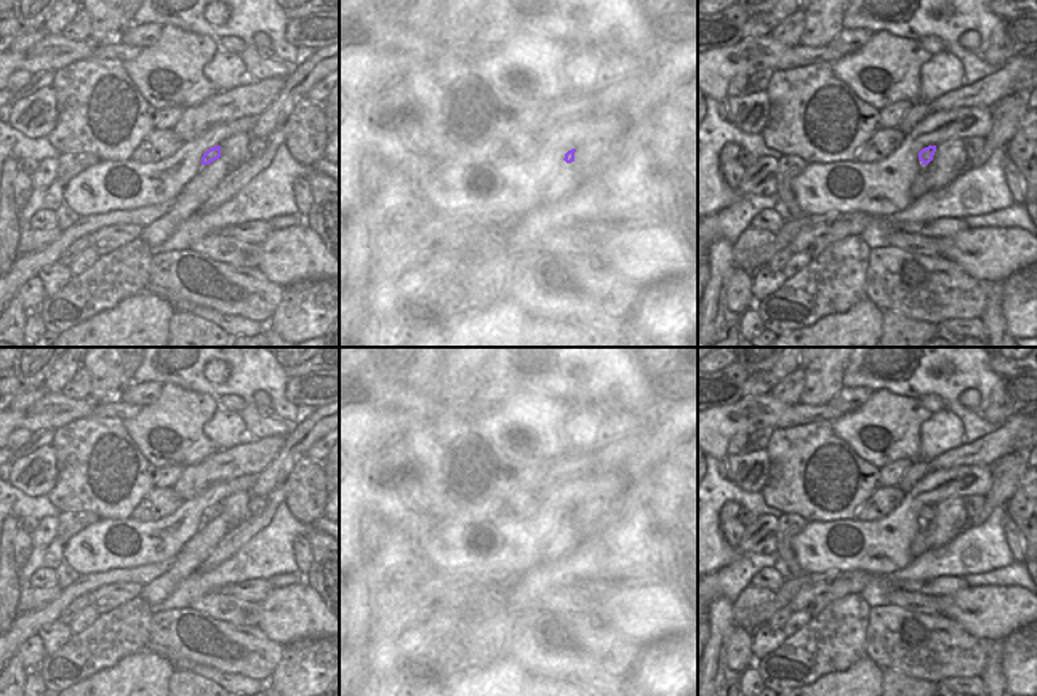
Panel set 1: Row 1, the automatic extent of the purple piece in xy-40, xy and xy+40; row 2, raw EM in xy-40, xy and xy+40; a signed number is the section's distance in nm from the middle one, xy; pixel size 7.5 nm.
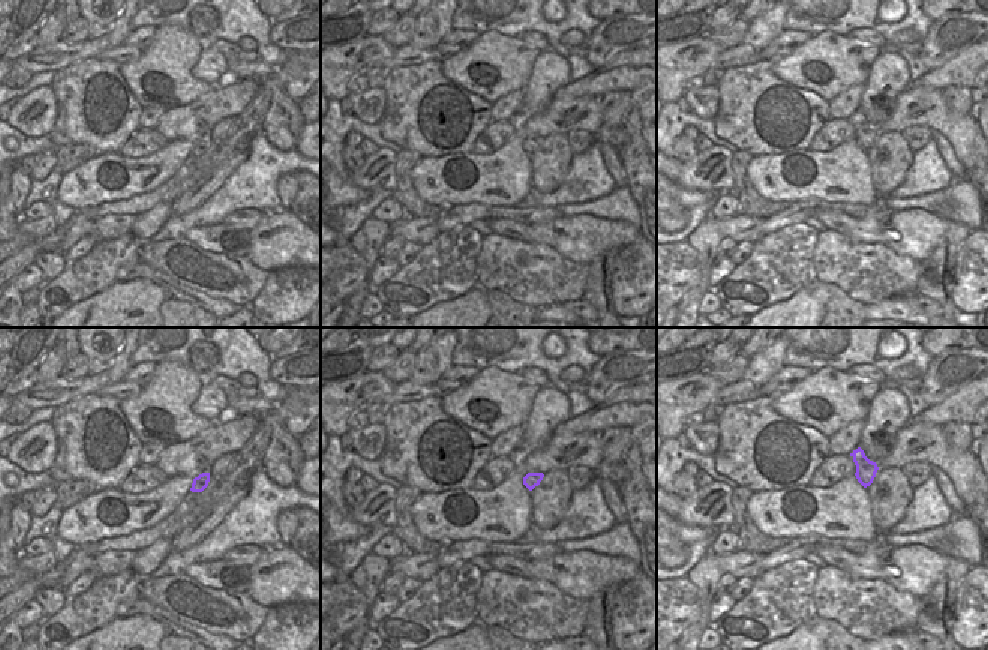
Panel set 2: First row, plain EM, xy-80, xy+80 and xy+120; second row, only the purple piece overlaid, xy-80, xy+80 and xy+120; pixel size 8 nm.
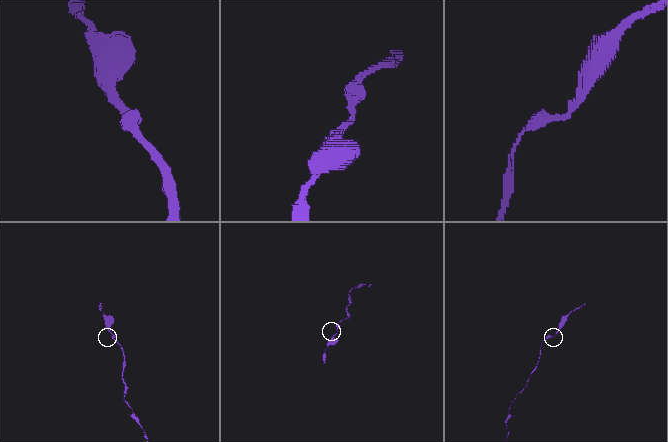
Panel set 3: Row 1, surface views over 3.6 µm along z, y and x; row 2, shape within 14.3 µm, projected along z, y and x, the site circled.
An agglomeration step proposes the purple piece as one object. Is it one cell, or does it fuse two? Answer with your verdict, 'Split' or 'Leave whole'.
Leave whole.

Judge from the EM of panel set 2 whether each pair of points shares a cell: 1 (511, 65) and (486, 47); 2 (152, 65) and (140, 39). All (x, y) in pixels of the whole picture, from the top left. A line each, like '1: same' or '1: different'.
1: same
2: different

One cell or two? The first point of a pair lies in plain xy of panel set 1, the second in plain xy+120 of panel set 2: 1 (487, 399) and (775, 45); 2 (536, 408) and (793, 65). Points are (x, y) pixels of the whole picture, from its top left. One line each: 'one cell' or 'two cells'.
1: one cell
2: one cell

